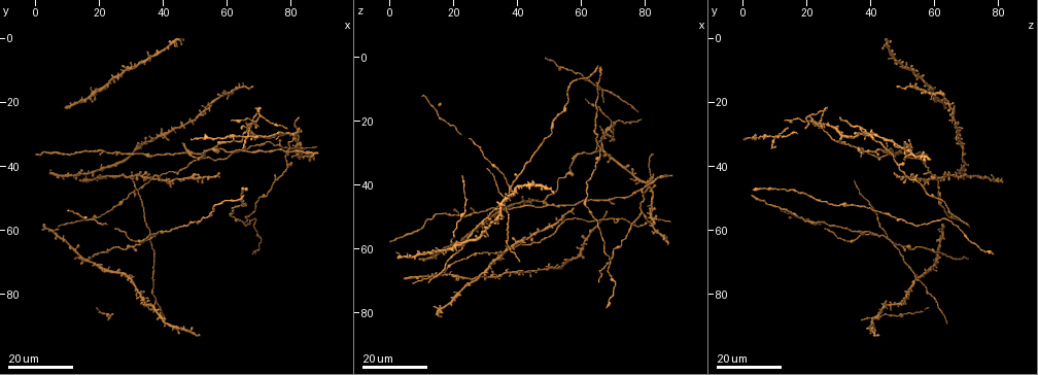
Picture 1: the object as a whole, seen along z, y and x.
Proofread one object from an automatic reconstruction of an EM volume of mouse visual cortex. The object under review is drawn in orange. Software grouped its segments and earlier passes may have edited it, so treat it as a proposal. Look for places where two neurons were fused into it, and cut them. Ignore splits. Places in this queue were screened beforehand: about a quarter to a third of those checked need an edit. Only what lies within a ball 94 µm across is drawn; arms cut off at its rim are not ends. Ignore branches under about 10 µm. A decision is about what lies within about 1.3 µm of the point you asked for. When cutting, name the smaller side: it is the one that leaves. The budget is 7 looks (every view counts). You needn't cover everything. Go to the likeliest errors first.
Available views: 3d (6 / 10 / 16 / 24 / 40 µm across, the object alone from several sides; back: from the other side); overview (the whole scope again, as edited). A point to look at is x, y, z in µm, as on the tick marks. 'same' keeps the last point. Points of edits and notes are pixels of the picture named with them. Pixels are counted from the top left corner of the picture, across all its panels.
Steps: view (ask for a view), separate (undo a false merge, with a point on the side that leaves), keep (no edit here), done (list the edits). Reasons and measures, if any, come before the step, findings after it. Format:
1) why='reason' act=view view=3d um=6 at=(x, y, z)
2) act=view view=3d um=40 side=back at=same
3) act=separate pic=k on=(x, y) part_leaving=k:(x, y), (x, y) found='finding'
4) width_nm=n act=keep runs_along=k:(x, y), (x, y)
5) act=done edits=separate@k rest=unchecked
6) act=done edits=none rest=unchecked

why='three arms meet' act=view view=3d um=24 at=(35.0, 62.5, 45.0)

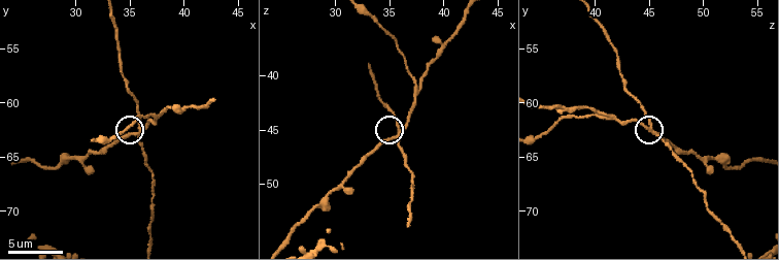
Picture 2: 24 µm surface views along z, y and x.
act=view view=3d um=6 at=(35.4, 63.0, 45.8)

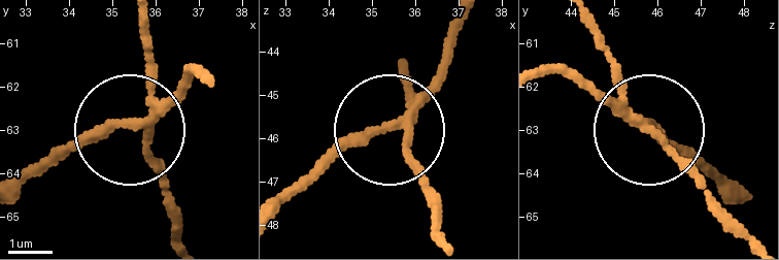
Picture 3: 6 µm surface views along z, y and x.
arms=3 act=separate pic=3 on=(151, 54) part_leaving=3:(154, 116), (176, 234) found='a second neuron is stuck on'

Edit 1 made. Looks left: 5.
act=view view=3d um=16 at=(36.5, 44.0, 60.5)

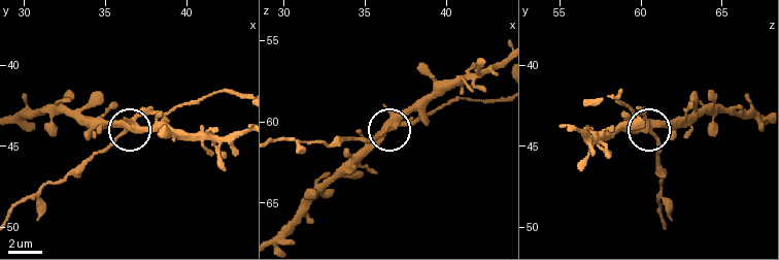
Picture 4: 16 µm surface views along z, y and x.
why='zoom in' act=view view=3d um=6 at=(36.1, 44.0, 60.7)

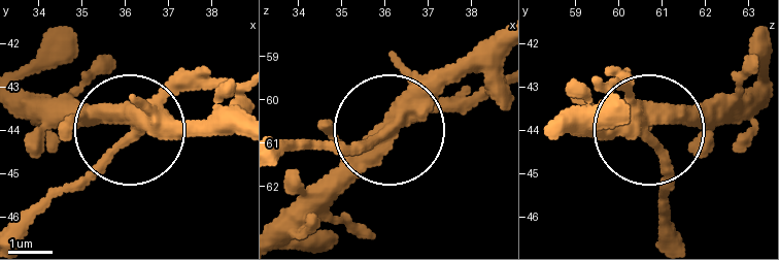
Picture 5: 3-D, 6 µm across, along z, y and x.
side_arm_um=39 act=keep runs_along=5:(598, 77), (619, 80), (649, 125), (664, 222) found='continuous, no second neuron'

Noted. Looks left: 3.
why='a fork' act=view view=3d um=10 at=(37.2, 61.2, 40.2)

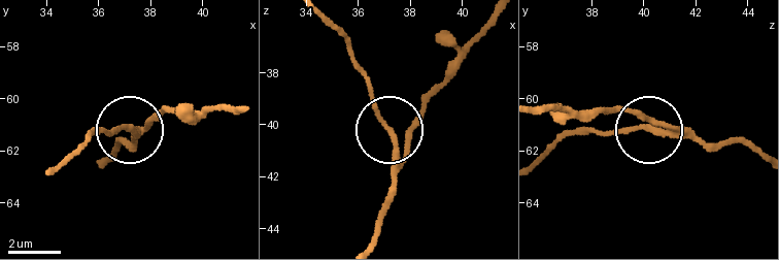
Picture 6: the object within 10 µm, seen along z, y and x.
width_nm=190 act=keep runs_along=6:(539, 106), (632, 112), (652, 128), (581, 132) found='one neuron here'

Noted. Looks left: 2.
act=done edits=separate@3 rest=unchecked

